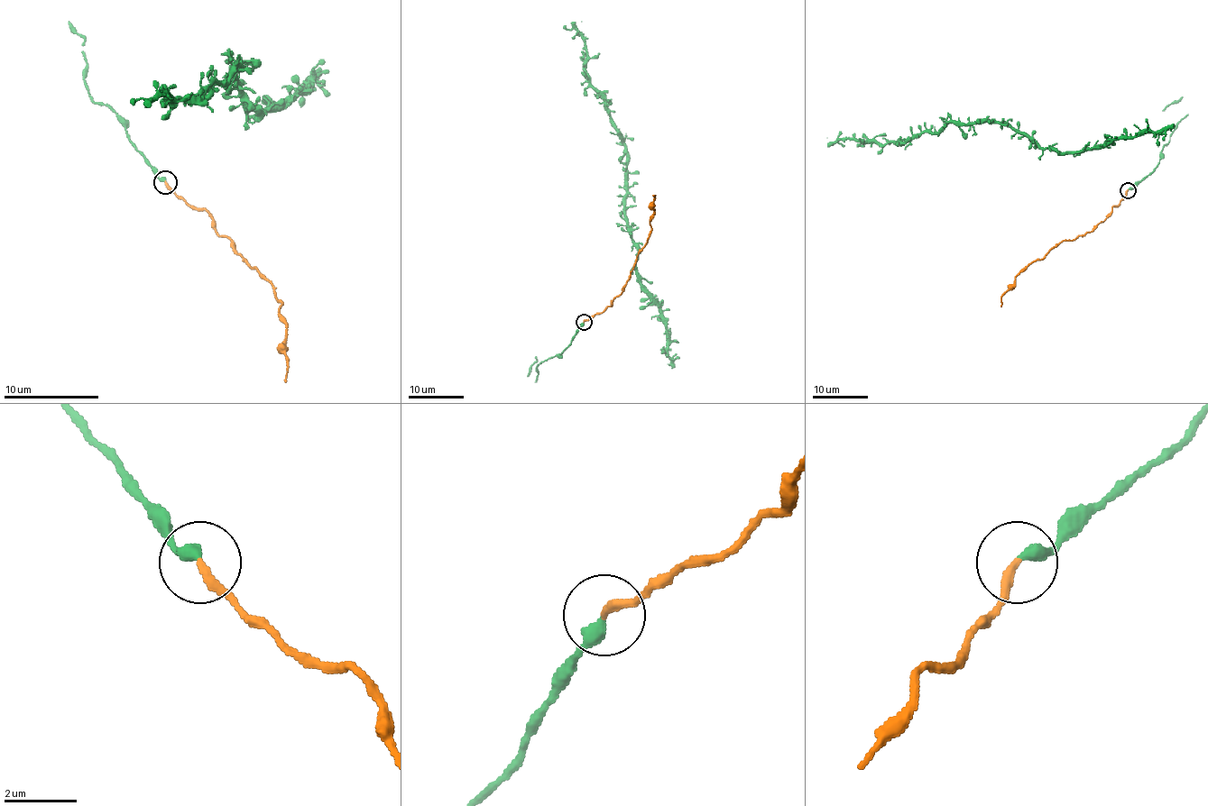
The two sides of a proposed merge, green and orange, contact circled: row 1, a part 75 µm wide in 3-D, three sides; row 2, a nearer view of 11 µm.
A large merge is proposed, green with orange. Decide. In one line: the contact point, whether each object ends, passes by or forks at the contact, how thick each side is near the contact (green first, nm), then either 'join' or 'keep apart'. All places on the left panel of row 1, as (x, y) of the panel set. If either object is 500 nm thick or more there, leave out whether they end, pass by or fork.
at (165, 182); green ends there; orange ends there; 360 nm thick on the green side, 260 nm on the other; join

